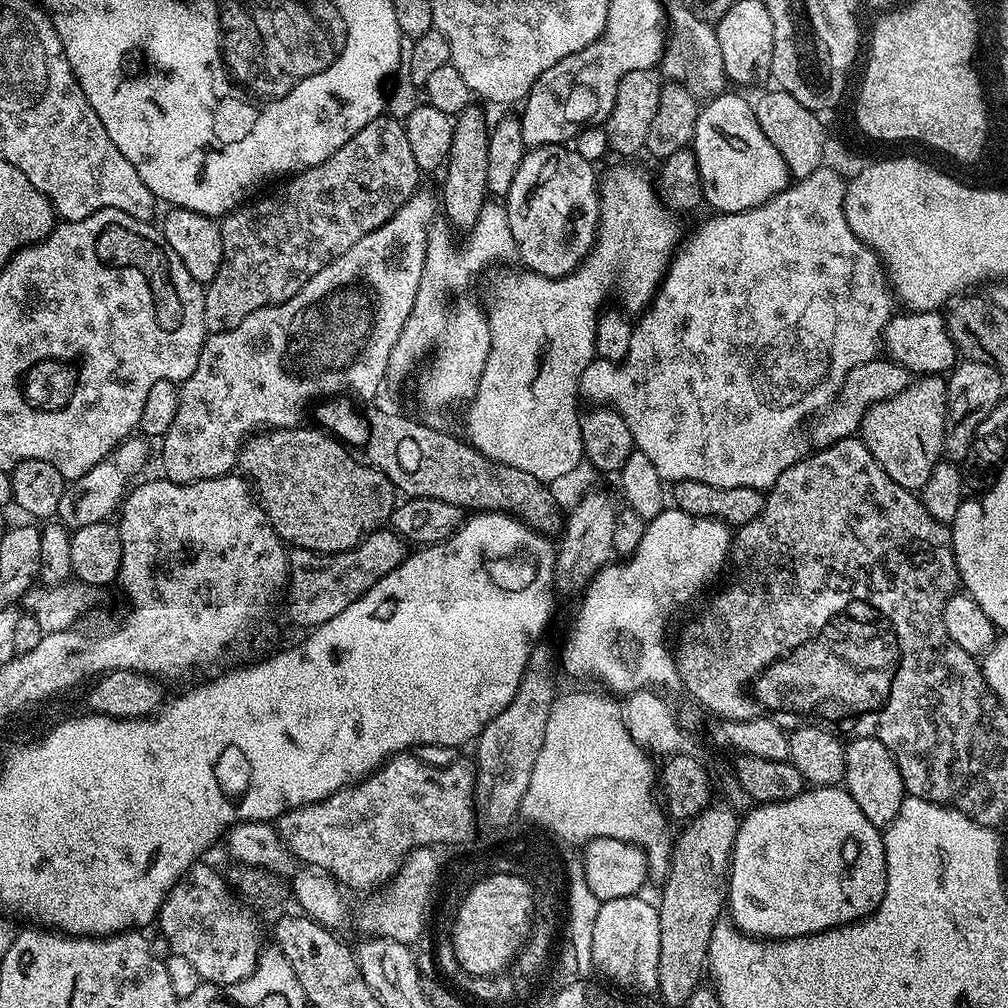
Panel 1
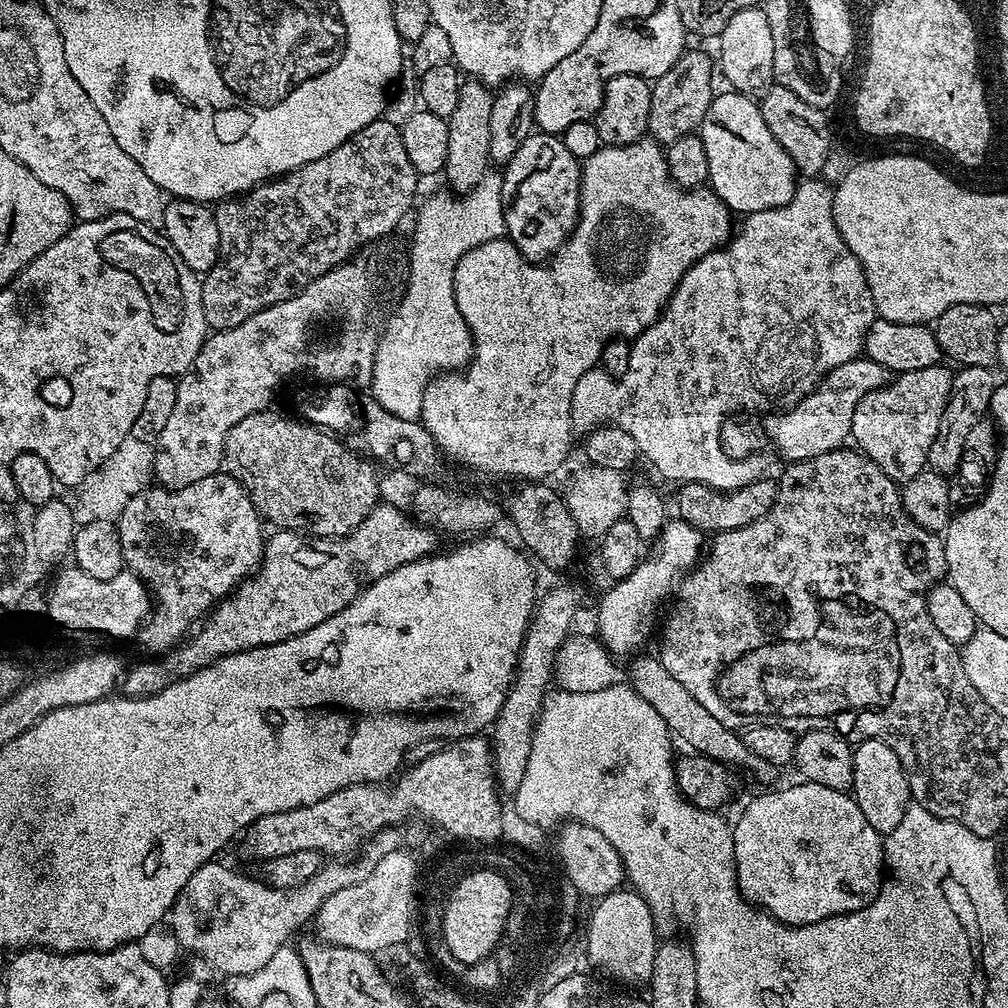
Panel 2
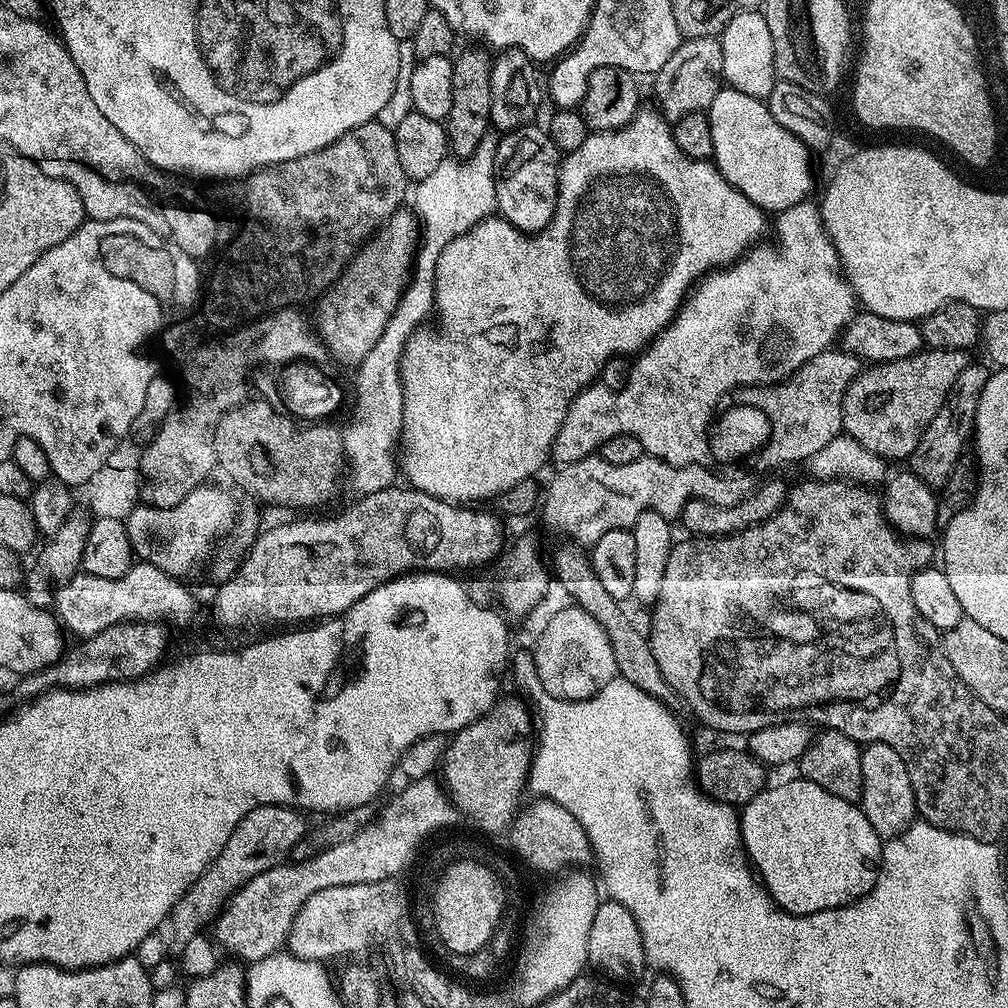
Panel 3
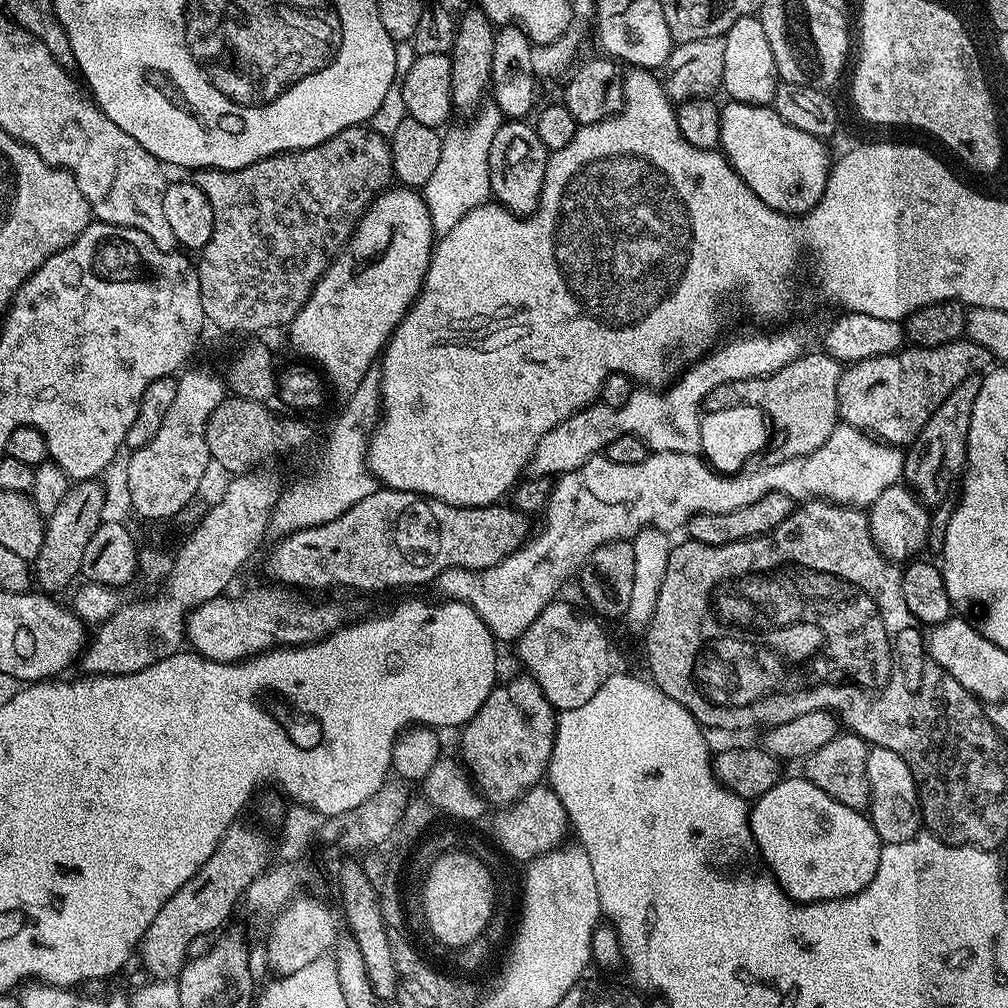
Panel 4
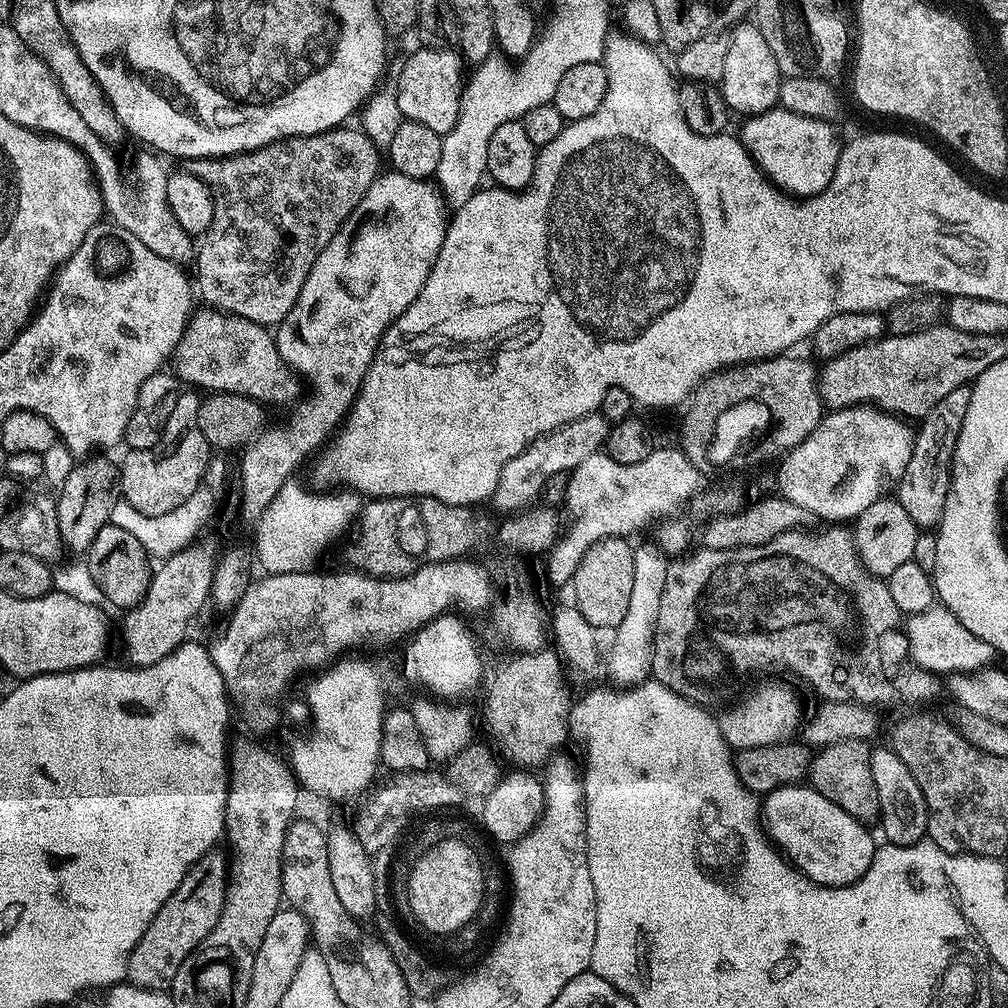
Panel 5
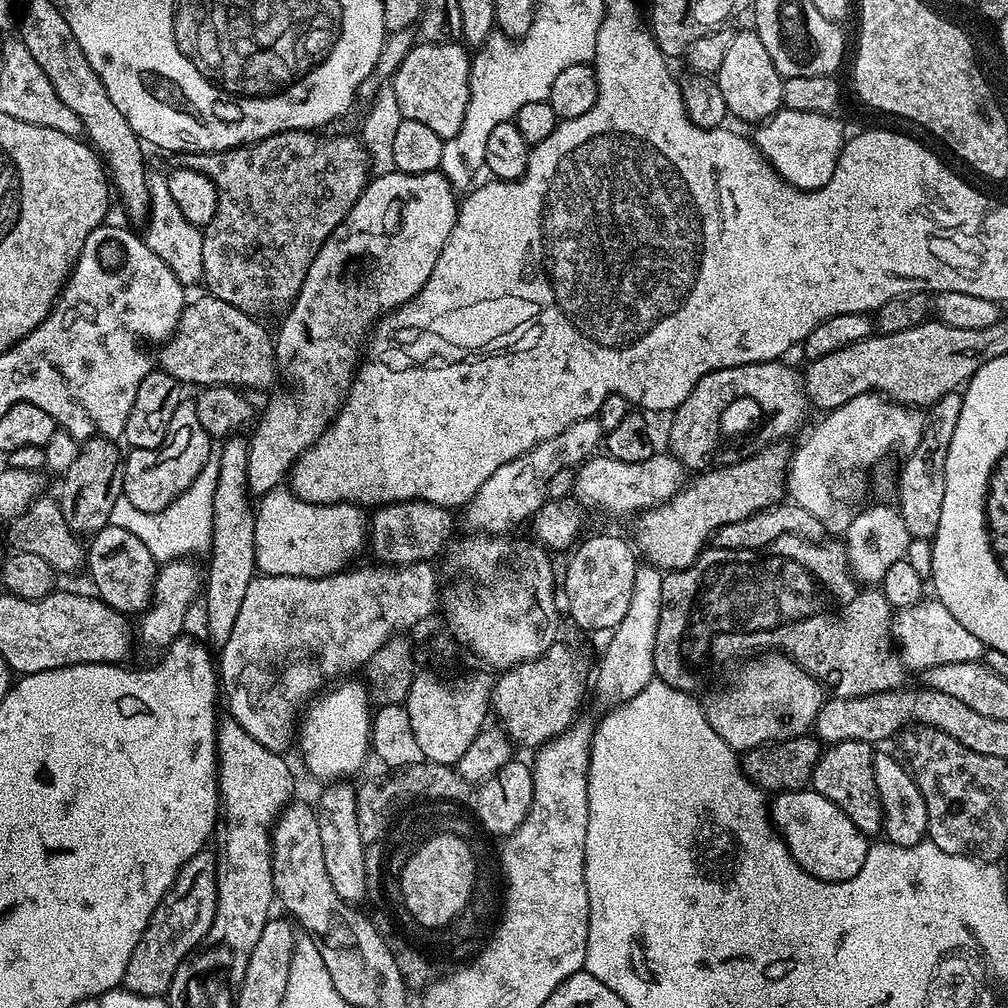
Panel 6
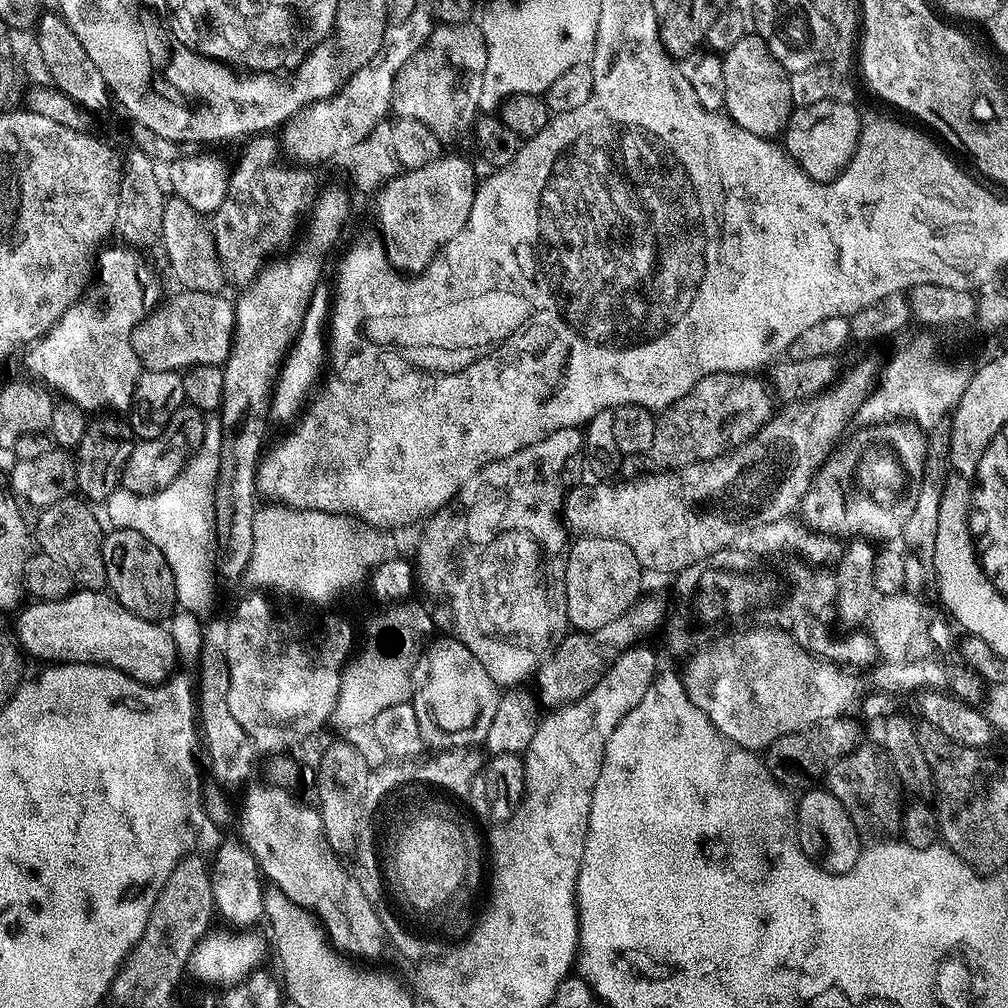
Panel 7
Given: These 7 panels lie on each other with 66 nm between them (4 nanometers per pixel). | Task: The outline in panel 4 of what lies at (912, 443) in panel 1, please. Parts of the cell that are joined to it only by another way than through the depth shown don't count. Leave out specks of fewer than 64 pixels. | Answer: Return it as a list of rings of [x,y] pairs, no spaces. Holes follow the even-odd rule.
[[[961,338],[937,348],[905,346],[898,352],[849,364],[841,371],[838,382],[839,419],[886,444],[911,446],[950,390],[958,382],[983,373],[993,360],[986,346]]]

